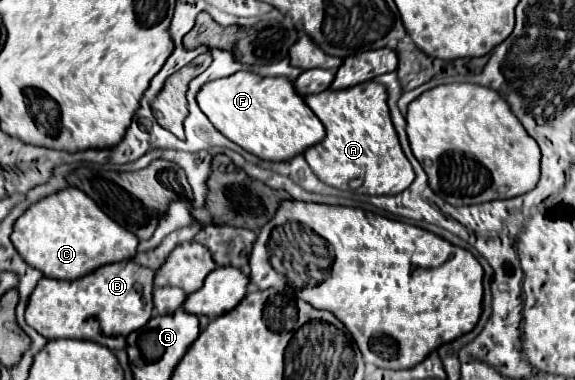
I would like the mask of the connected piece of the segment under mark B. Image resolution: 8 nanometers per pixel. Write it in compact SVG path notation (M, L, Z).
M134 261L104 265L94 273L76 281L58 281L42 277L34 289L26 323L46 339L86 339L96 341L112 351L126 347L126 337L142 329L152 317L154 269Z

